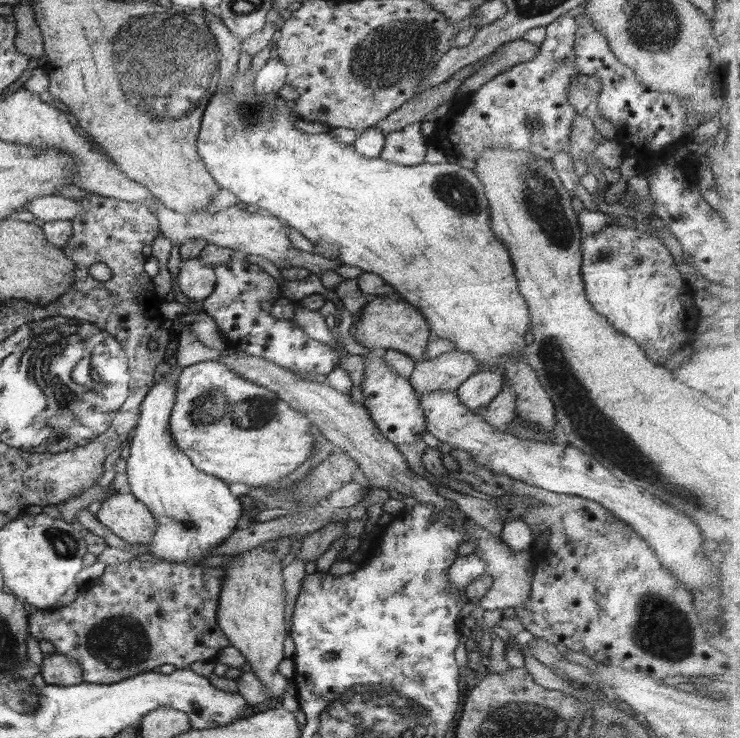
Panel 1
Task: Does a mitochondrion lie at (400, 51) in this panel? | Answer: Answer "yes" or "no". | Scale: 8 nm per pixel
yes

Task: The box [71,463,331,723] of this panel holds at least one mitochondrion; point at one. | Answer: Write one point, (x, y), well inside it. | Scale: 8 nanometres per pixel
(120, 644)

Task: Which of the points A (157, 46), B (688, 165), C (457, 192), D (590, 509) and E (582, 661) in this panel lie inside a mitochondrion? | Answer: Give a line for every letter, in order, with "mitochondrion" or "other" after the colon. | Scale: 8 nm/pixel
A: mitochondrion
B: other
C: mitochondrion
D: other
E: other

